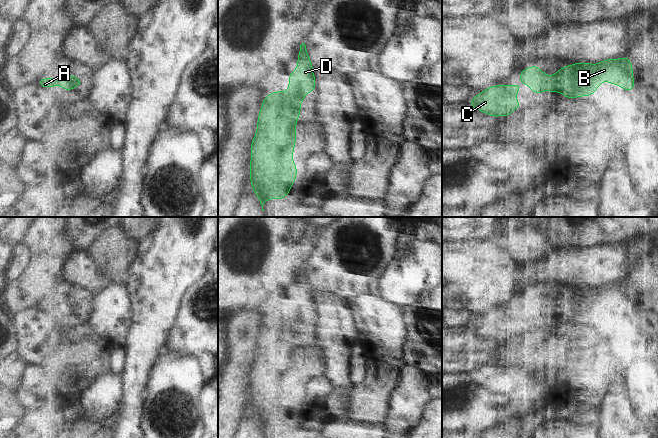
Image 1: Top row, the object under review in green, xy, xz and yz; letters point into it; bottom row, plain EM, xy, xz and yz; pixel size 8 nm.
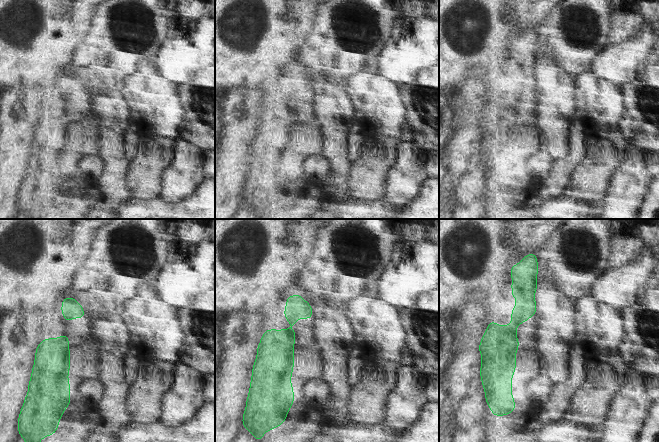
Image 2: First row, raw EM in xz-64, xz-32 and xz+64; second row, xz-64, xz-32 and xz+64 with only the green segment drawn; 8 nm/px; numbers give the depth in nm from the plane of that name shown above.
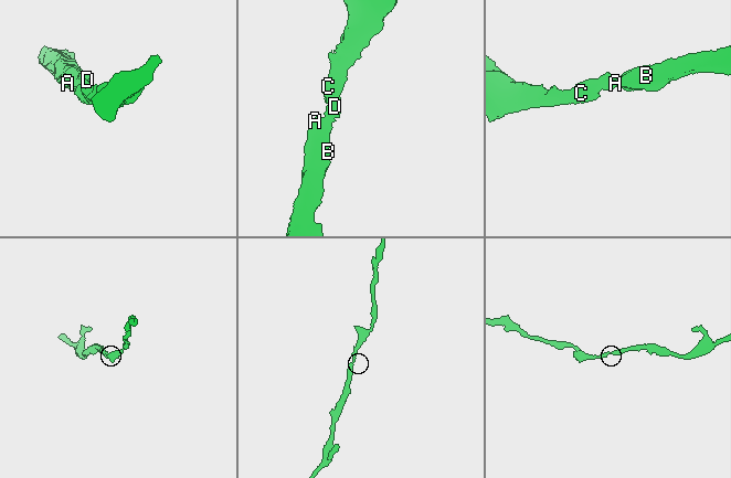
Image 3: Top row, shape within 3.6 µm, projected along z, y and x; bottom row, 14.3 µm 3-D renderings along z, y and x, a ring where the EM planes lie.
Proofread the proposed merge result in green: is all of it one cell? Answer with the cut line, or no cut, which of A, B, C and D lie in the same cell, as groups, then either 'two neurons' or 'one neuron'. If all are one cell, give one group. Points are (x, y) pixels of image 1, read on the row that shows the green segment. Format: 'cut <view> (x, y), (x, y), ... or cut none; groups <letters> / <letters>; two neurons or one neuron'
cut none; groups A B C D; one neuron

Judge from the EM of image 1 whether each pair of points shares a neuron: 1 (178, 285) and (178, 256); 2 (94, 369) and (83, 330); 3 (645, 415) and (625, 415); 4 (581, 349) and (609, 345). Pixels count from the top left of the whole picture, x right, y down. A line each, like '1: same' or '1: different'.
1: same
2: same
3: different
4: different

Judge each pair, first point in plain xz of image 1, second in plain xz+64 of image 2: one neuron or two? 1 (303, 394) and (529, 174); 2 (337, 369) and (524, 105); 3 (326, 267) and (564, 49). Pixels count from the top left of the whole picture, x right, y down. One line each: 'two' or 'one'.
1: one
2: two
3: one

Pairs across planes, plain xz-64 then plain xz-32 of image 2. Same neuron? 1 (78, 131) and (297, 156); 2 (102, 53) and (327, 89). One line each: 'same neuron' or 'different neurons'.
1: same neuron
2: different neurons

